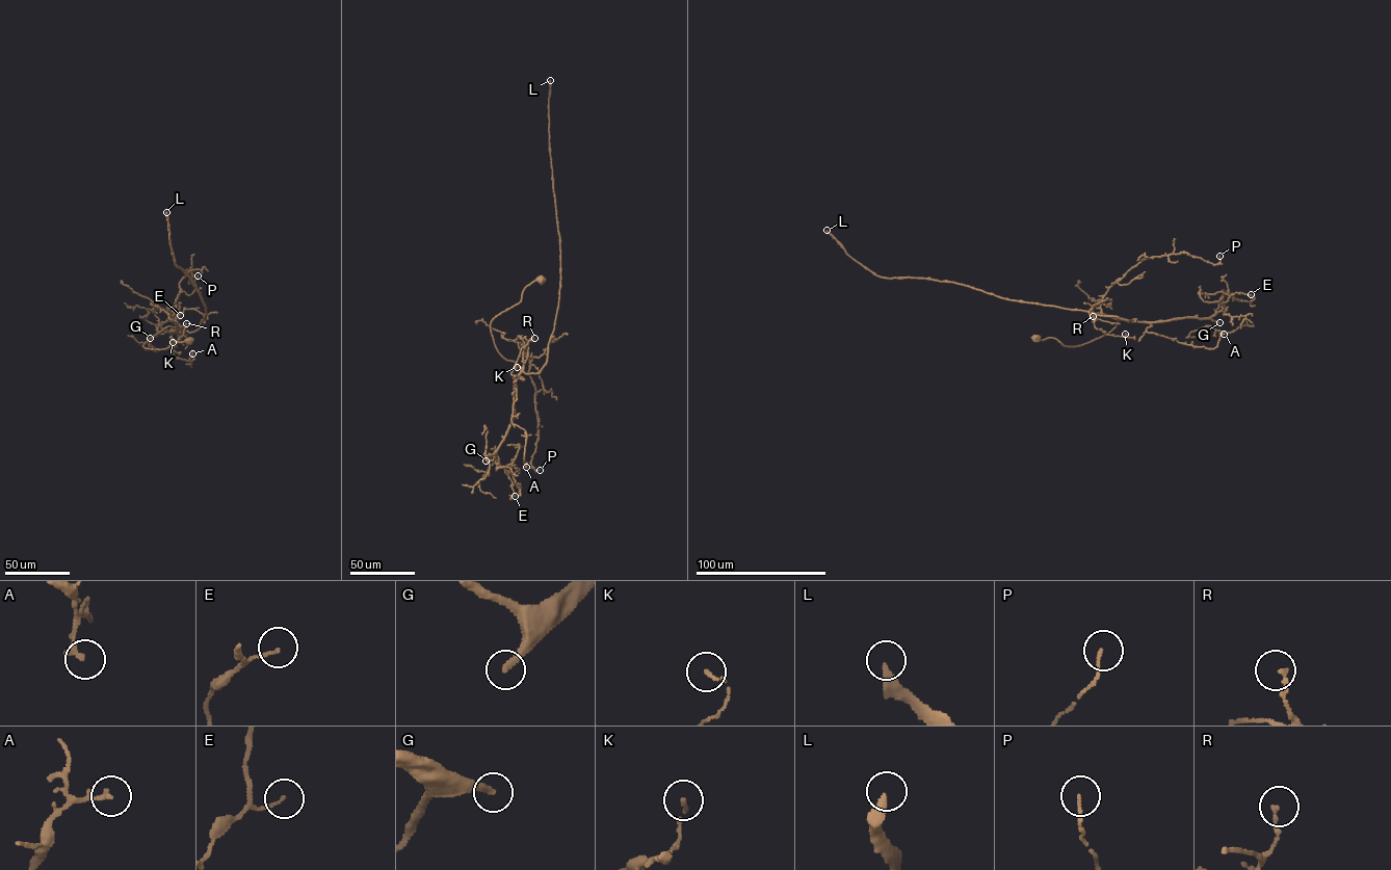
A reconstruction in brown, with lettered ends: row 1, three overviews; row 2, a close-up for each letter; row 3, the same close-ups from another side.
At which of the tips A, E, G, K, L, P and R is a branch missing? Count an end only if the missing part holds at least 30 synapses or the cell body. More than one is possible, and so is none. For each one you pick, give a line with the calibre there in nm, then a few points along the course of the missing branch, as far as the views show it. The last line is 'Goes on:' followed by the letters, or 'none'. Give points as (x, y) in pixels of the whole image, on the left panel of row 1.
G: 240 nm thick; missing branch runs (150, 338), (160, 344), (173, 363), (186, 359), (194, 360), (199, 352), (195, 349)
L: 340 nm thick; missing branch runs (166, 212), (161, 181), (171, 146), (192, 128), (213, 122), (197, 122), (174, 111), (172, 103), (179, 95)
Goes on: G, L

